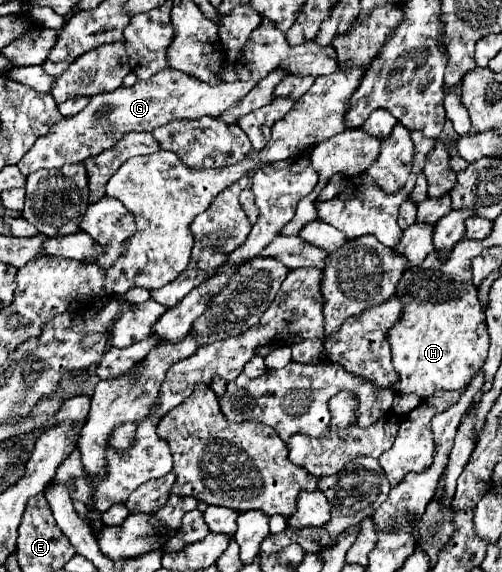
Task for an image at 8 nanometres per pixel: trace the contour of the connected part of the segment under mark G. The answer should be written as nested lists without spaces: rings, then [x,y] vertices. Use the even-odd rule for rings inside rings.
[[[162,69],[150,79],[136,81],[132,87],[118,87],[112,93],[94,95],[78,115],[62,119],[50,127],[48,135],[40,137],[20,159],[18,169],[22,175],[30,175],[38,169],[58,169],[66,163],[82,163],[88,157],[96,157],[102,151],[112,149],[126,133],[154,131],[174,119],[200,119],[204,115],[218,117],[236,105],[252,87],[254,83],[250,81],[210,85],[178,69]]]

